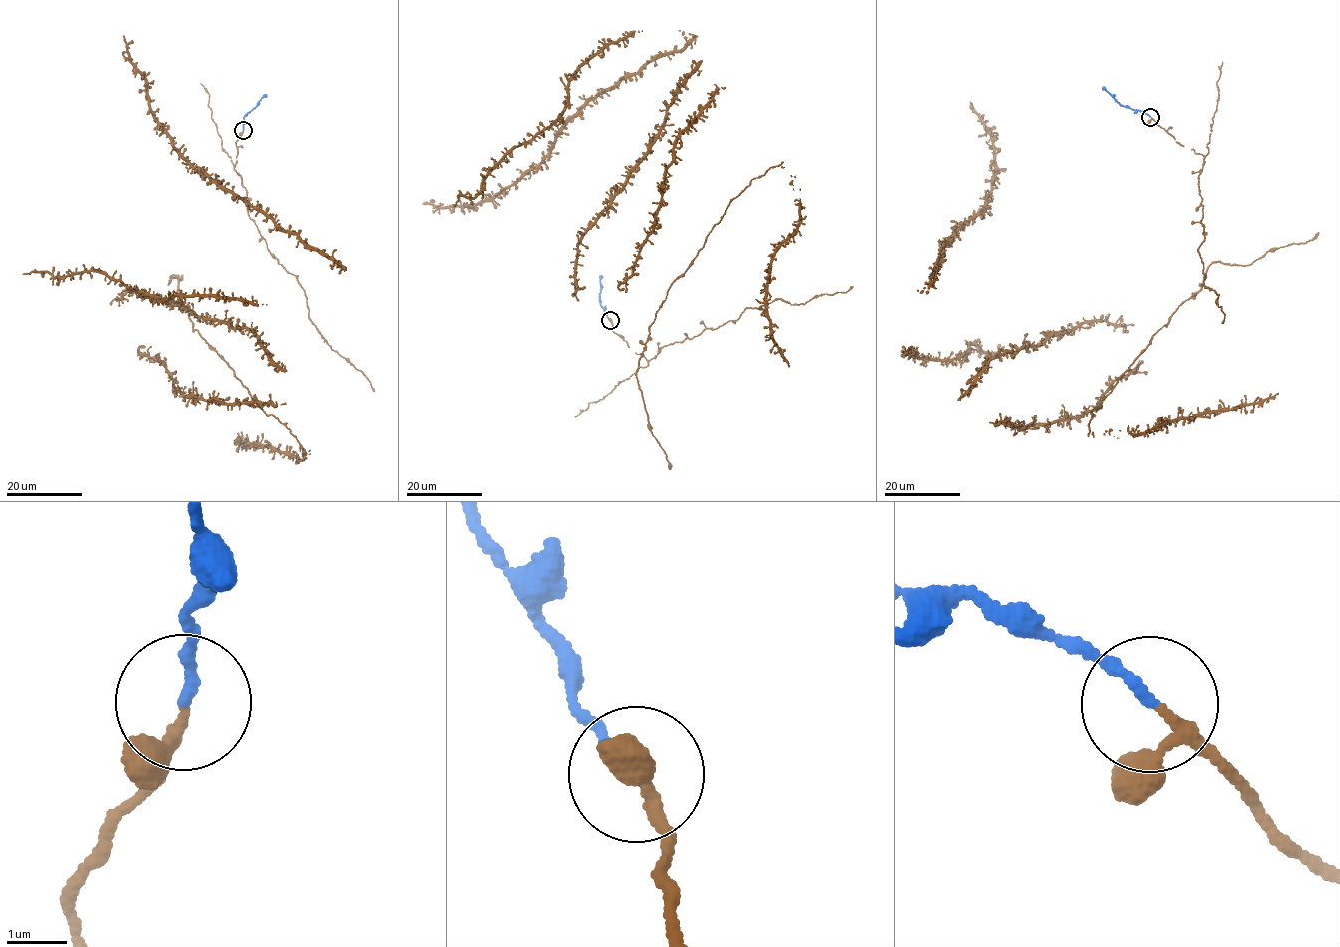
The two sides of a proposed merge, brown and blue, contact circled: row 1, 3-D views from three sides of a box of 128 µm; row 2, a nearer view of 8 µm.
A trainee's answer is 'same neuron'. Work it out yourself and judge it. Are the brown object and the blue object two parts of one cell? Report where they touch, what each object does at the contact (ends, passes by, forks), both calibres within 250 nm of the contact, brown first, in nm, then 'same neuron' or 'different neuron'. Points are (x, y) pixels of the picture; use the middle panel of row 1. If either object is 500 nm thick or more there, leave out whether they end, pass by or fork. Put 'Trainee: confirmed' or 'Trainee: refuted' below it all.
at (610, 320); brown passes by; blue ends there; 150 nm thick on the brown side, 190 nm on the other; same neuron
Trainee: confirmed

